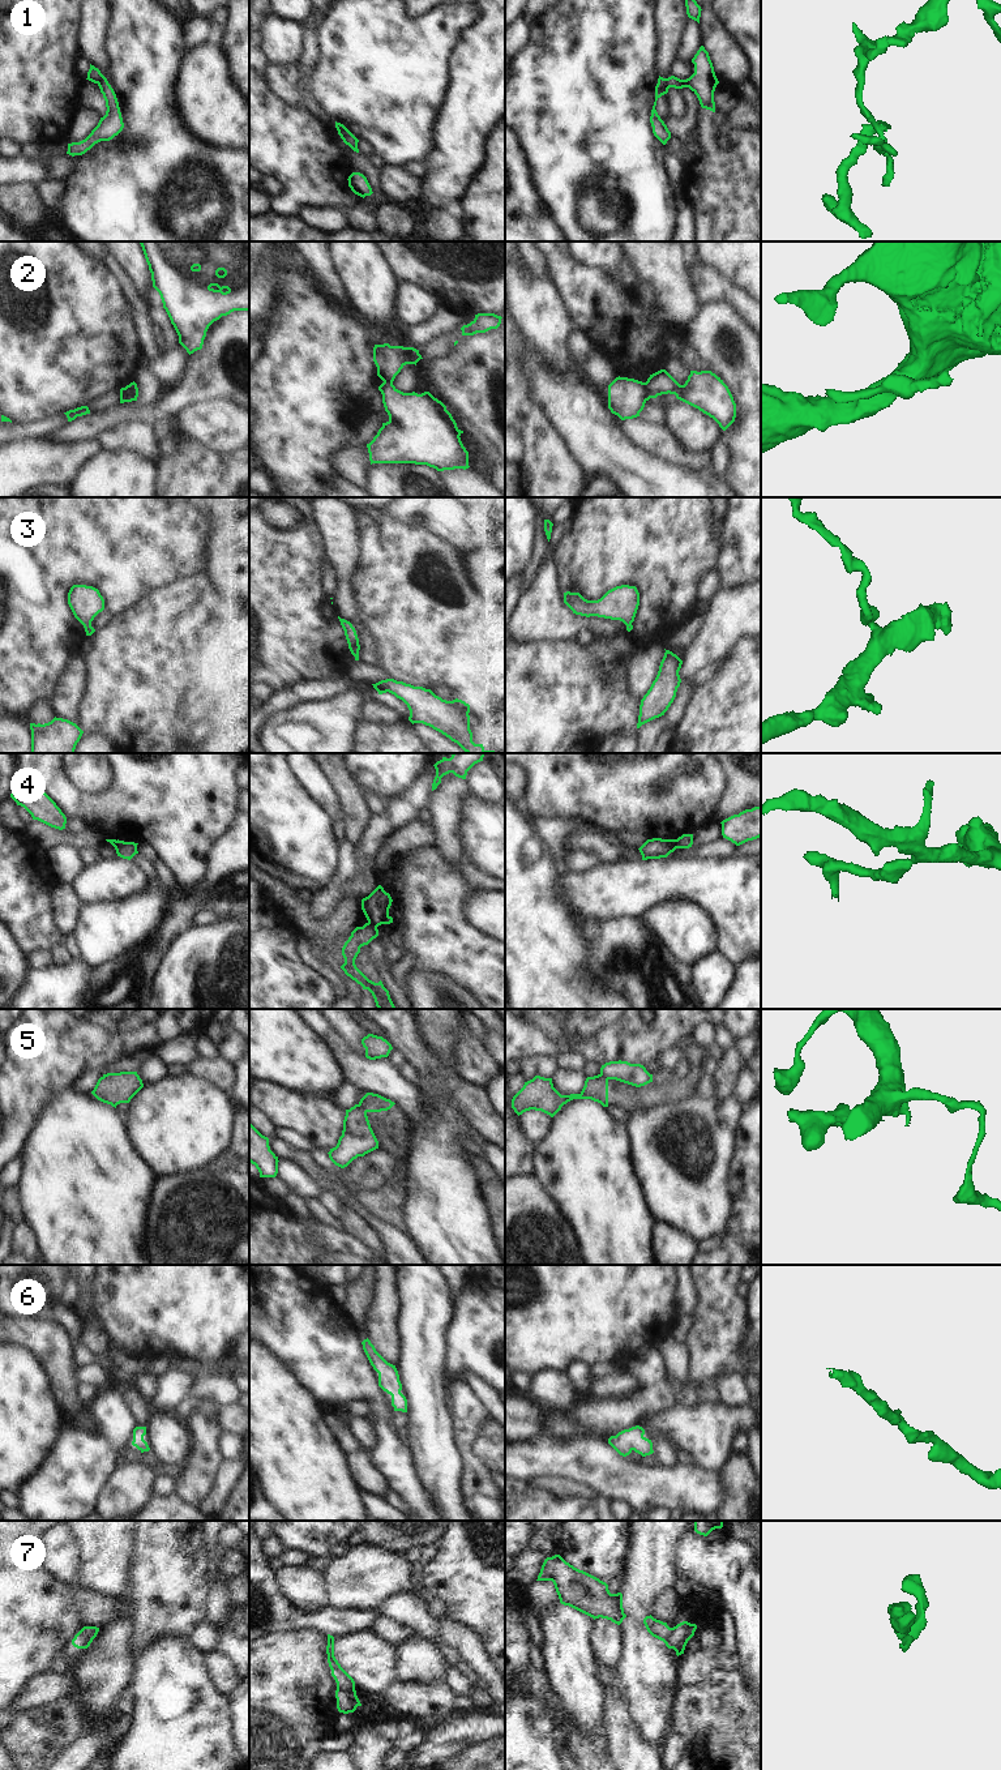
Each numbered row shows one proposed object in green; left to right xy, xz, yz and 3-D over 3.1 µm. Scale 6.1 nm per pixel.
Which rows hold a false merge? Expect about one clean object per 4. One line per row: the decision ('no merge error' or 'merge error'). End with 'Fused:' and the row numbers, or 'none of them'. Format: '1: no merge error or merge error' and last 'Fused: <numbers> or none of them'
1: merge error
2: merge error
3: no merge error
4: merge error
5: merge error
6: no merge error
7: merge error
Fused: 1, 2, 4, 5, 7

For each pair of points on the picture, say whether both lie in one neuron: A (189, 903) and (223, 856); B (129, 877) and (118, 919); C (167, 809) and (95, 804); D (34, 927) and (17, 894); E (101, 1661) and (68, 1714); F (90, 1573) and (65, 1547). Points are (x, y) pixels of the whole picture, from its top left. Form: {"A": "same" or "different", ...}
{"A": "same", "B": "different", "C": "same", "D": "same", "E": "different", "F": "different"}

